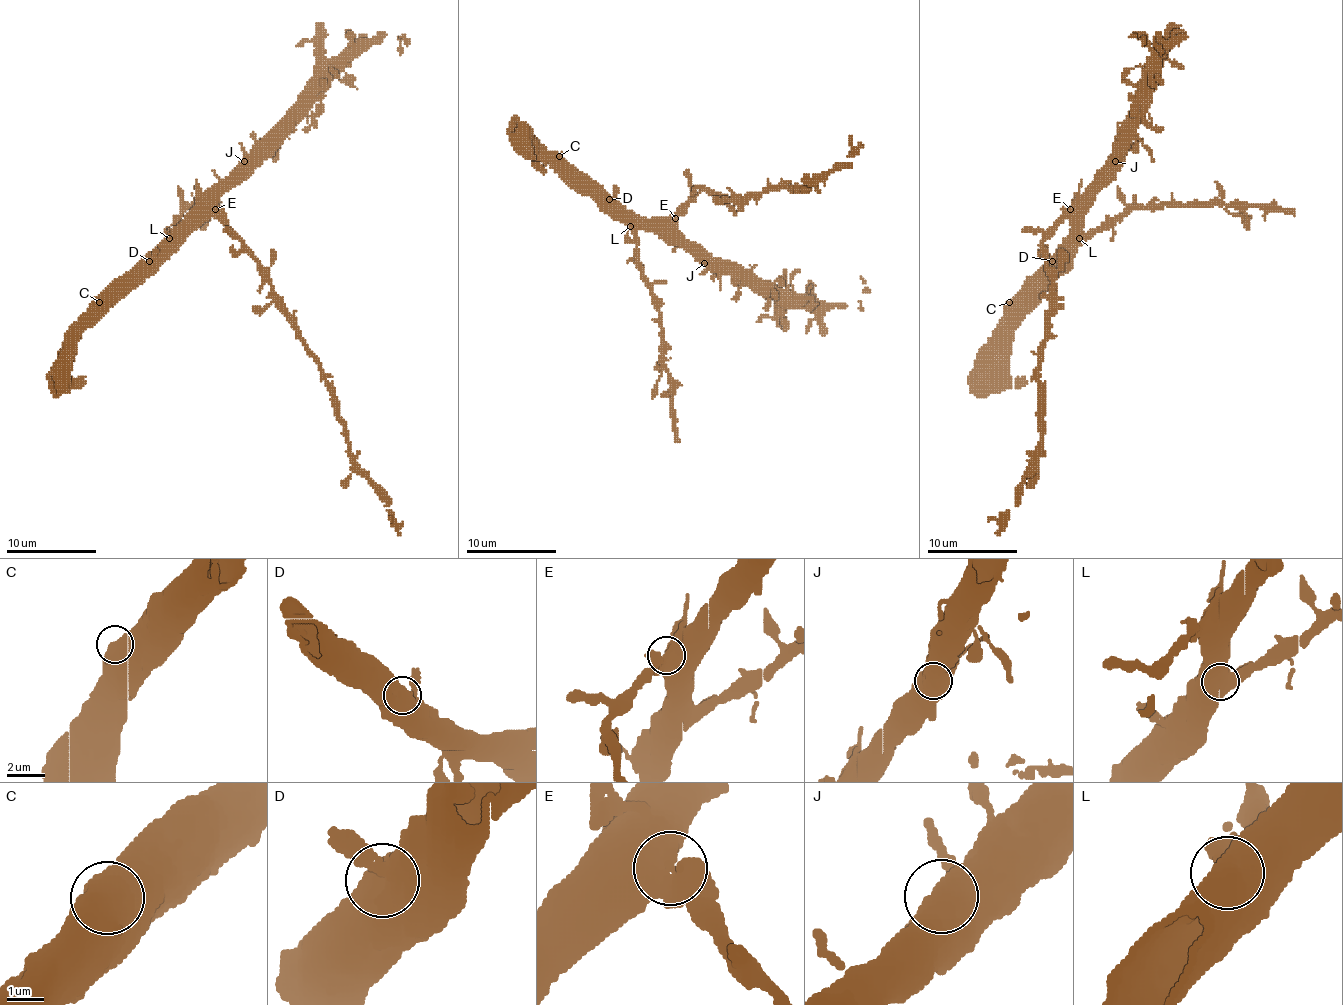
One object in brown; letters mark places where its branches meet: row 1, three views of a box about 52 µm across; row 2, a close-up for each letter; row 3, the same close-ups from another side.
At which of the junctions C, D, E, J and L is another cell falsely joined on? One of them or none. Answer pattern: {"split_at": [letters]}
{"split_at": []}

